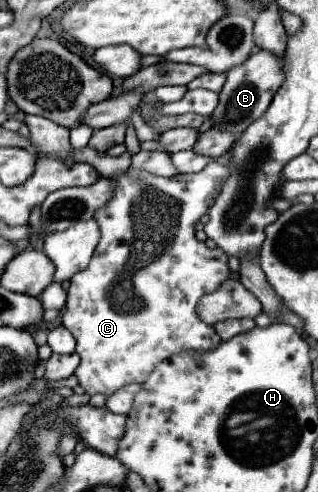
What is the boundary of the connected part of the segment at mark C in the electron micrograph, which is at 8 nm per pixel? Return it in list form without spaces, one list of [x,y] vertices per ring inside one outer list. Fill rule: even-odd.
[[[230,152],[220,156],[220,158],[216,158],[216,160],[212,160],[202,172],[174,176],[178,180],[154,176],[150,172],[142,172],[140,168],[132,168],[132,166],[126,172],[114,174],[110,178],[110,182],[114,184],[112,196],[102,208],[98,208],[98,212],[94,212],[94,220],[98,222],[98,228],[100,228],[100,242],[98,242],[98,246],[96,246],[96,250],[92,254],[92,260],[90,260],[88,268],[72,276],[70,290],[68,290],[68,302],[66,302],[66,308],[62,312],[62,326],[66,326],[72,332],[72,336],[76,338],[76,352],[80,354],[80,368],[76,368],[74,376],[78,378],[80,386],[86,390],[88,396],[104,394],[108,398],[116,390],[120,390],[122,386],[132,384],[130,380],[146,380],[146,376],[150,376],[150,372],[156,368],[156,364],[160,364],[162,360],[168,360],[174,354],[182,354],[182,352],[190,352],[190,350],[192,352],[208,352],[208,350],[214,350],[220,344],[220,336],[214,332],[214,326],[202,322],[200,316],[196,316],[196,306],[202,300],[202,296],[218,290],[230,278],[230,266],[228,266],[228,256],[220,248],[210,250],[206,244],[196,240],[196,222],[208,212],[208,208],[212,206],[214,198],[220,194],[220,186],[228,178],[226,176],[228,170],[230,170]]]

